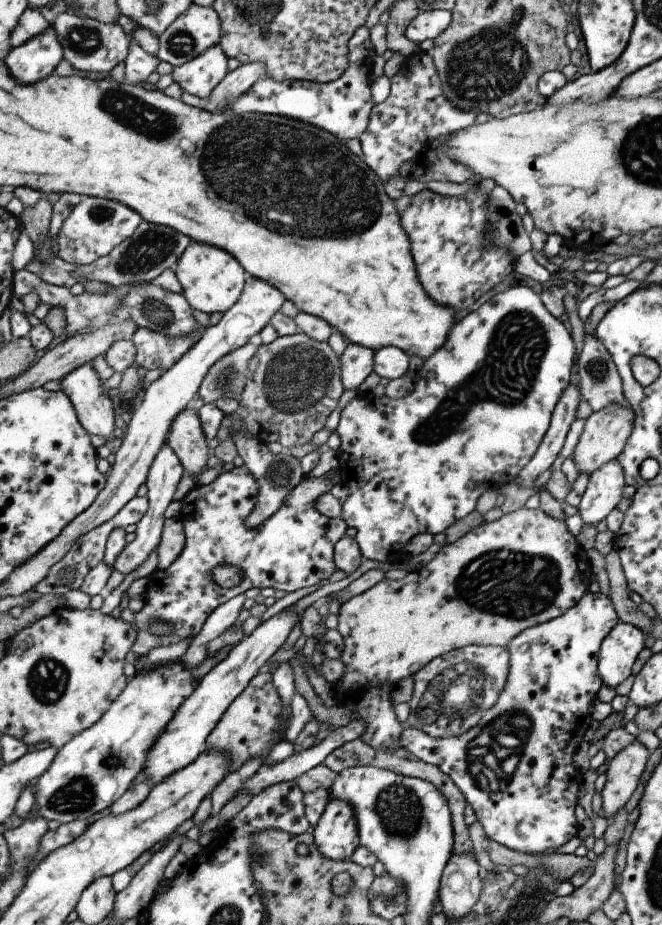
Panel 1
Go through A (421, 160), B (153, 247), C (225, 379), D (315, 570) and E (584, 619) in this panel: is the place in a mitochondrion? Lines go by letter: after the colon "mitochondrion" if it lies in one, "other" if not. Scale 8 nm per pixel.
A: other
B: mitochondrion
C: mitochondrion
D: other
E: other

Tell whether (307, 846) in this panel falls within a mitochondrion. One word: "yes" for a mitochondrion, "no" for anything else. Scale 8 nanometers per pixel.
no

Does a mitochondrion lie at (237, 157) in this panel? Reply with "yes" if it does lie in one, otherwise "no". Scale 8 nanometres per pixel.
yes

